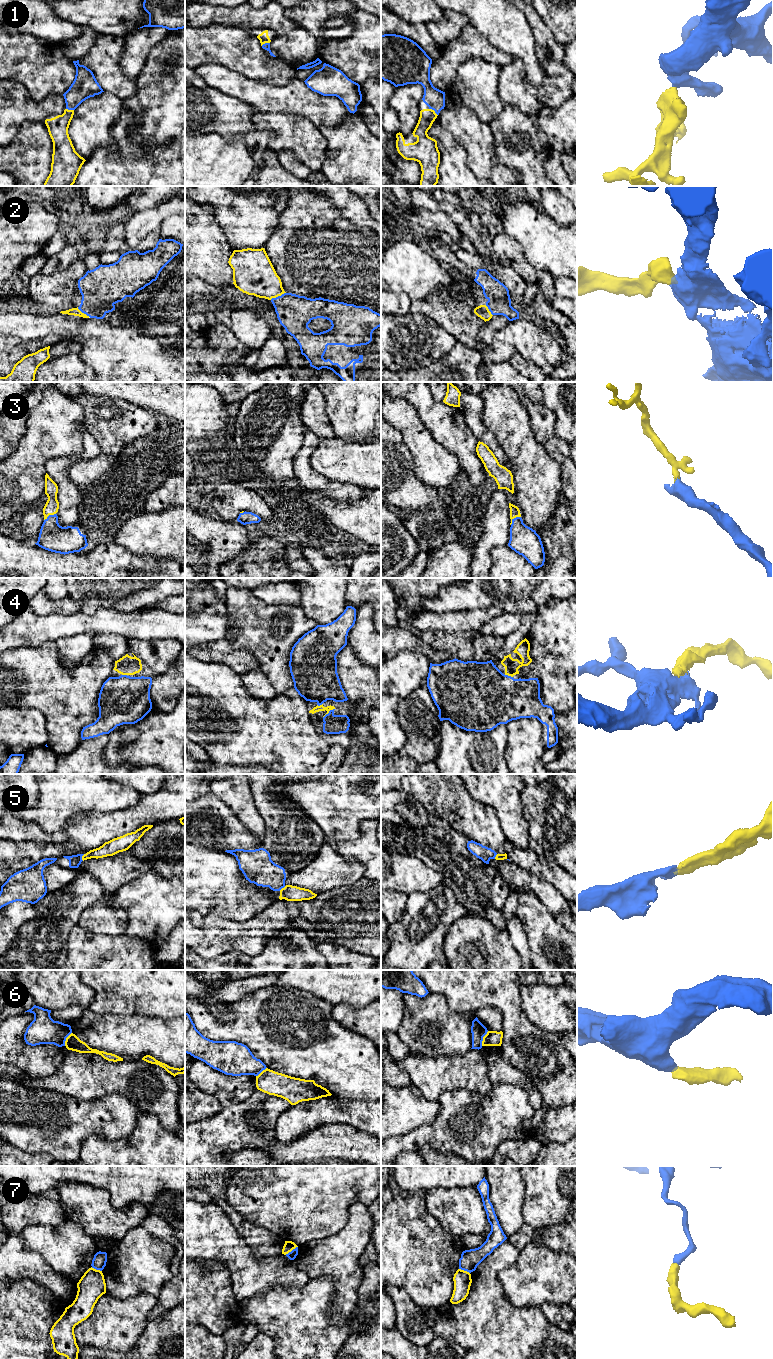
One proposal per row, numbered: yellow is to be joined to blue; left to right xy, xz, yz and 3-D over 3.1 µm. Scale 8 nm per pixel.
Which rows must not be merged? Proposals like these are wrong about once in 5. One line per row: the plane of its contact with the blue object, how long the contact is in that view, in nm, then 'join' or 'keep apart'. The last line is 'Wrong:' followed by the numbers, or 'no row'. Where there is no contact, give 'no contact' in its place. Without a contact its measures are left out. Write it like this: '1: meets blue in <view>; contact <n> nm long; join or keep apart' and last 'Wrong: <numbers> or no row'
1: meets blue in yz; contact 90 nm long; join
2: meets blue in xz; contact 140 nm long; join
3: meets blue in yz; contact 110 nm long; join
4: meets blue in xz; contact 120 nm long; join
5: meets blue in xy; contact 60 nm long; join
6: meets blue in yz; contact 130 nm long; keep apart
7: meets blue in xz; contact 120 nm long; keep apart
Wrong: 6, 7

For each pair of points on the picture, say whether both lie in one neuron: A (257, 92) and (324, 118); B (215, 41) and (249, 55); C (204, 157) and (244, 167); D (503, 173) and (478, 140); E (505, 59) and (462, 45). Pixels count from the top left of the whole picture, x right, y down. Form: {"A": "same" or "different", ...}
{"A": "same", "B": "same", "C": "same", "D": "same", "E": "same"}

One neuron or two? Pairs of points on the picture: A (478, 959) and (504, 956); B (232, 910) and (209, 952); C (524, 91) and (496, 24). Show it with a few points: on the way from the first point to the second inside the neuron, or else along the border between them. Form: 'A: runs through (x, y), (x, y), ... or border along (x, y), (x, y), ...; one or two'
A: runs through (472, 946), (468, 942), (474, 940), (491, 955); one
B: border along (204, 914), (216, 912), (238, 921), (251, 918); two
C: border along (516, 58), (522, 62), (523, 75), (526, 80); two

